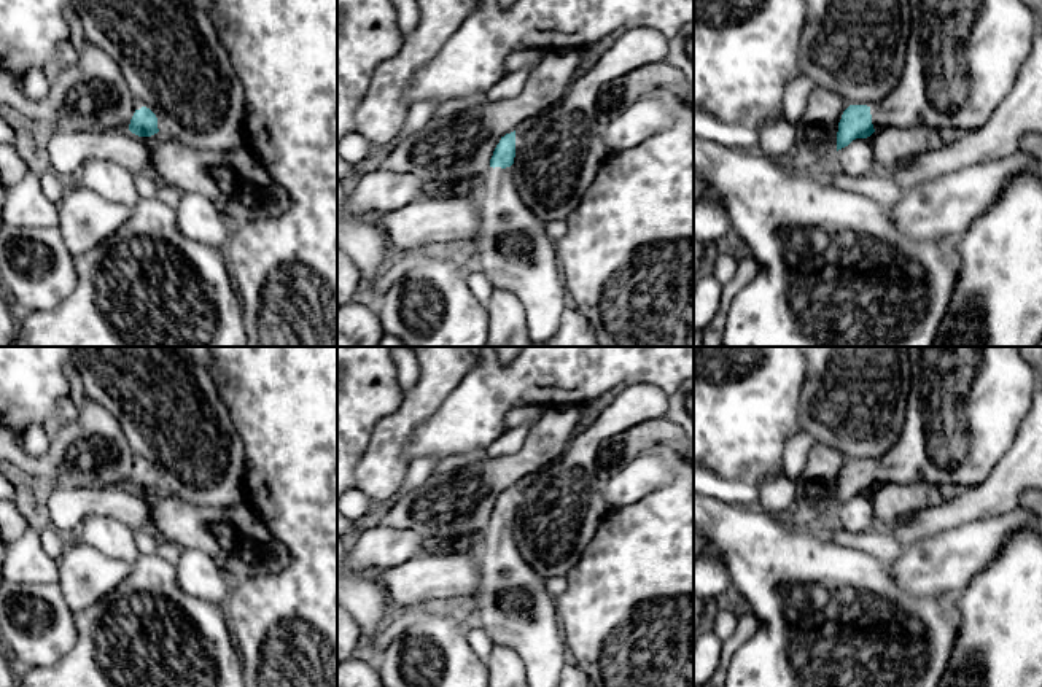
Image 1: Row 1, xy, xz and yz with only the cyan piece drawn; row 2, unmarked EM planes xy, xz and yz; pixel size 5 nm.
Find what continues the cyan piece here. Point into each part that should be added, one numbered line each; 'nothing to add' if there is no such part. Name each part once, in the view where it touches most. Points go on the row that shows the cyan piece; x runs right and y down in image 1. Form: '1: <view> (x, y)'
1: yz (998, 45)

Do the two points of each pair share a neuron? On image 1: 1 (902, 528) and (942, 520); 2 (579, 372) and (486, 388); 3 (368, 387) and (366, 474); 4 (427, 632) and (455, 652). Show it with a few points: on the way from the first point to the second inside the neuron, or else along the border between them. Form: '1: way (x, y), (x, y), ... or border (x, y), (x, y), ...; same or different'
1: way (912, 528), (933, 520); same
2: way (555, 372), (544, 372), (509, 385); same
3: border (384, 415), (355, 468), (357, 485); different
4: way (433, 638), (449, 652); same

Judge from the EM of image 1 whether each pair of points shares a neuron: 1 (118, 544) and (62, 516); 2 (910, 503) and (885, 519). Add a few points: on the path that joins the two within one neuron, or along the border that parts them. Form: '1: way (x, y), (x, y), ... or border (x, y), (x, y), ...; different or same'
1: border (116, 519), (88, 516), (72, 536); different
2: way (904, 503), (891, 512); same

